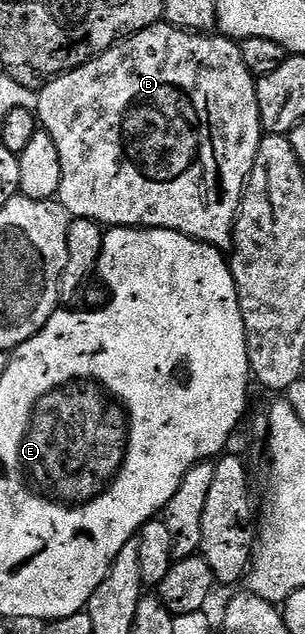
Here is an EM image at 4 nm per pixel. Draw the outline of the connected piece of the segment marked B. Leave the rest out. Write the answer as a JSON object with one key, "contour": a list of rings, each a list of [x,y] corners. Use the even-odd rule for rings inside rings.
{"contour":[[[162,22],[147,26],[147,30],[139,30],[131,36],[125,37],[119,44],[113,45],[103,54],[99,54],[93,60],[88,60],[83,66],[75,70],[65,72],[62,76],[57,76],[54,80],[49,80],[37,92],[37,107],[35,109],[40,127],[49,135],[51,142],[55,142],[55,150],[59,150],[59,190],[56,199],[69,211],[70,217],[78,220],[93,220],[96,224],[110,228],[162,228],[163,230],[175,230],[184,236],[190,236],[192,240],[201,240],[204,244],[211,245],[212,248],[228,249],[233,242],[233,227],[237,221],[237,212],[241,209],[241,199],[245,197],[245,183],[249,180],[249,175],[253,169],[253,163],[257,157],[257,151],[261,145],[261,119],[259,118],[259,98],[257,97],[257,81],[247,70],[247,62],[243,62],[241,45],[238,41],[229,39],[228,36],[220,34],[202,34],[200,32],[186,32],[183,28],[176,28],[174,24]]]}

